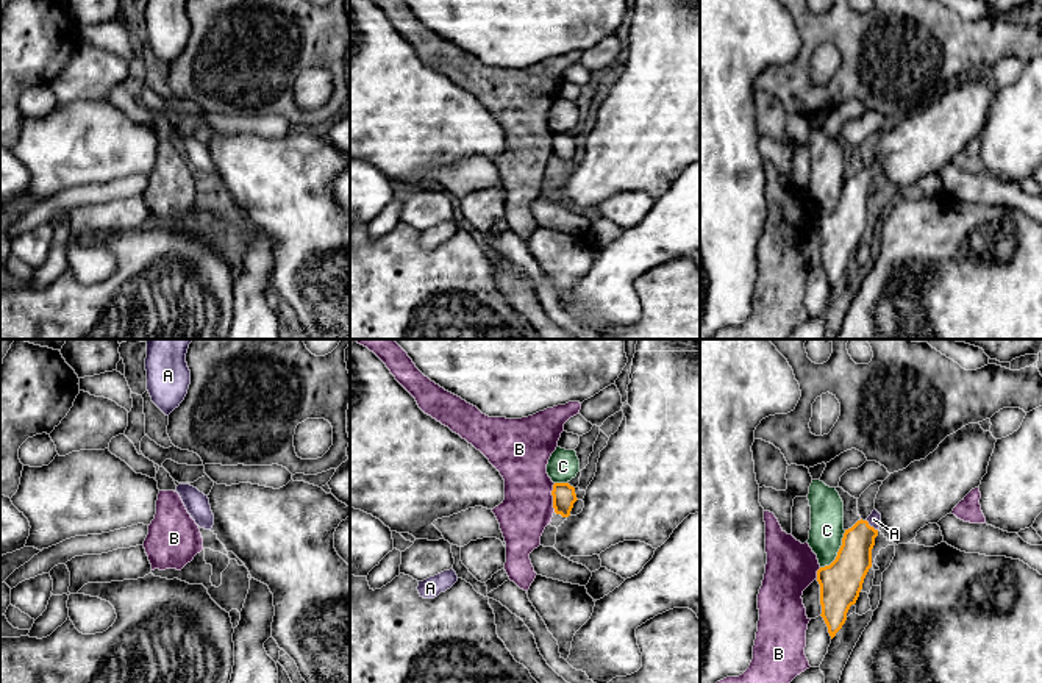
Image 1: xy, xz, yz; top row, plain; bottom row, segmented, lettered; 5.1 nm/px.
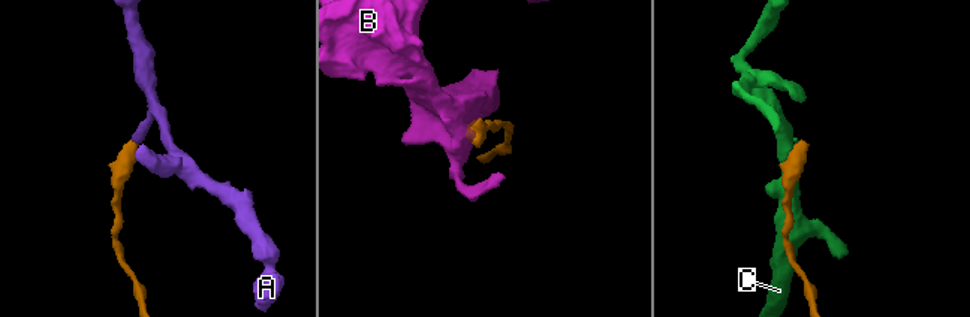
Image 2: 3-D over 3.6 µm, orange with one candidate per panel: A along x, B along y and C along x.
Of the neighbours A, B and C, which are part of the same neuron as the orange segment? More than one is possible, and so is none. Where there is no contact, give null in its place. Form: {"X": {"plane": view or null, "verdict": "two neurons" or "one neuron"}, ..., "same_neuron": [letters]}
{"A": {"plane": "yz", "verdict": "one neuron"}, "B": {"plane": "xz", "verdict": "two neurons"}, "C": {"plane": "yz", "verdict": "two neurons"}, "same_neuron": ["A"]}

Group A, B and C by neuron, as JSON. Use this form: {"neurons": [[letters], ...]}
{"neurons": [["A"], ["B"], ["C"]]}

